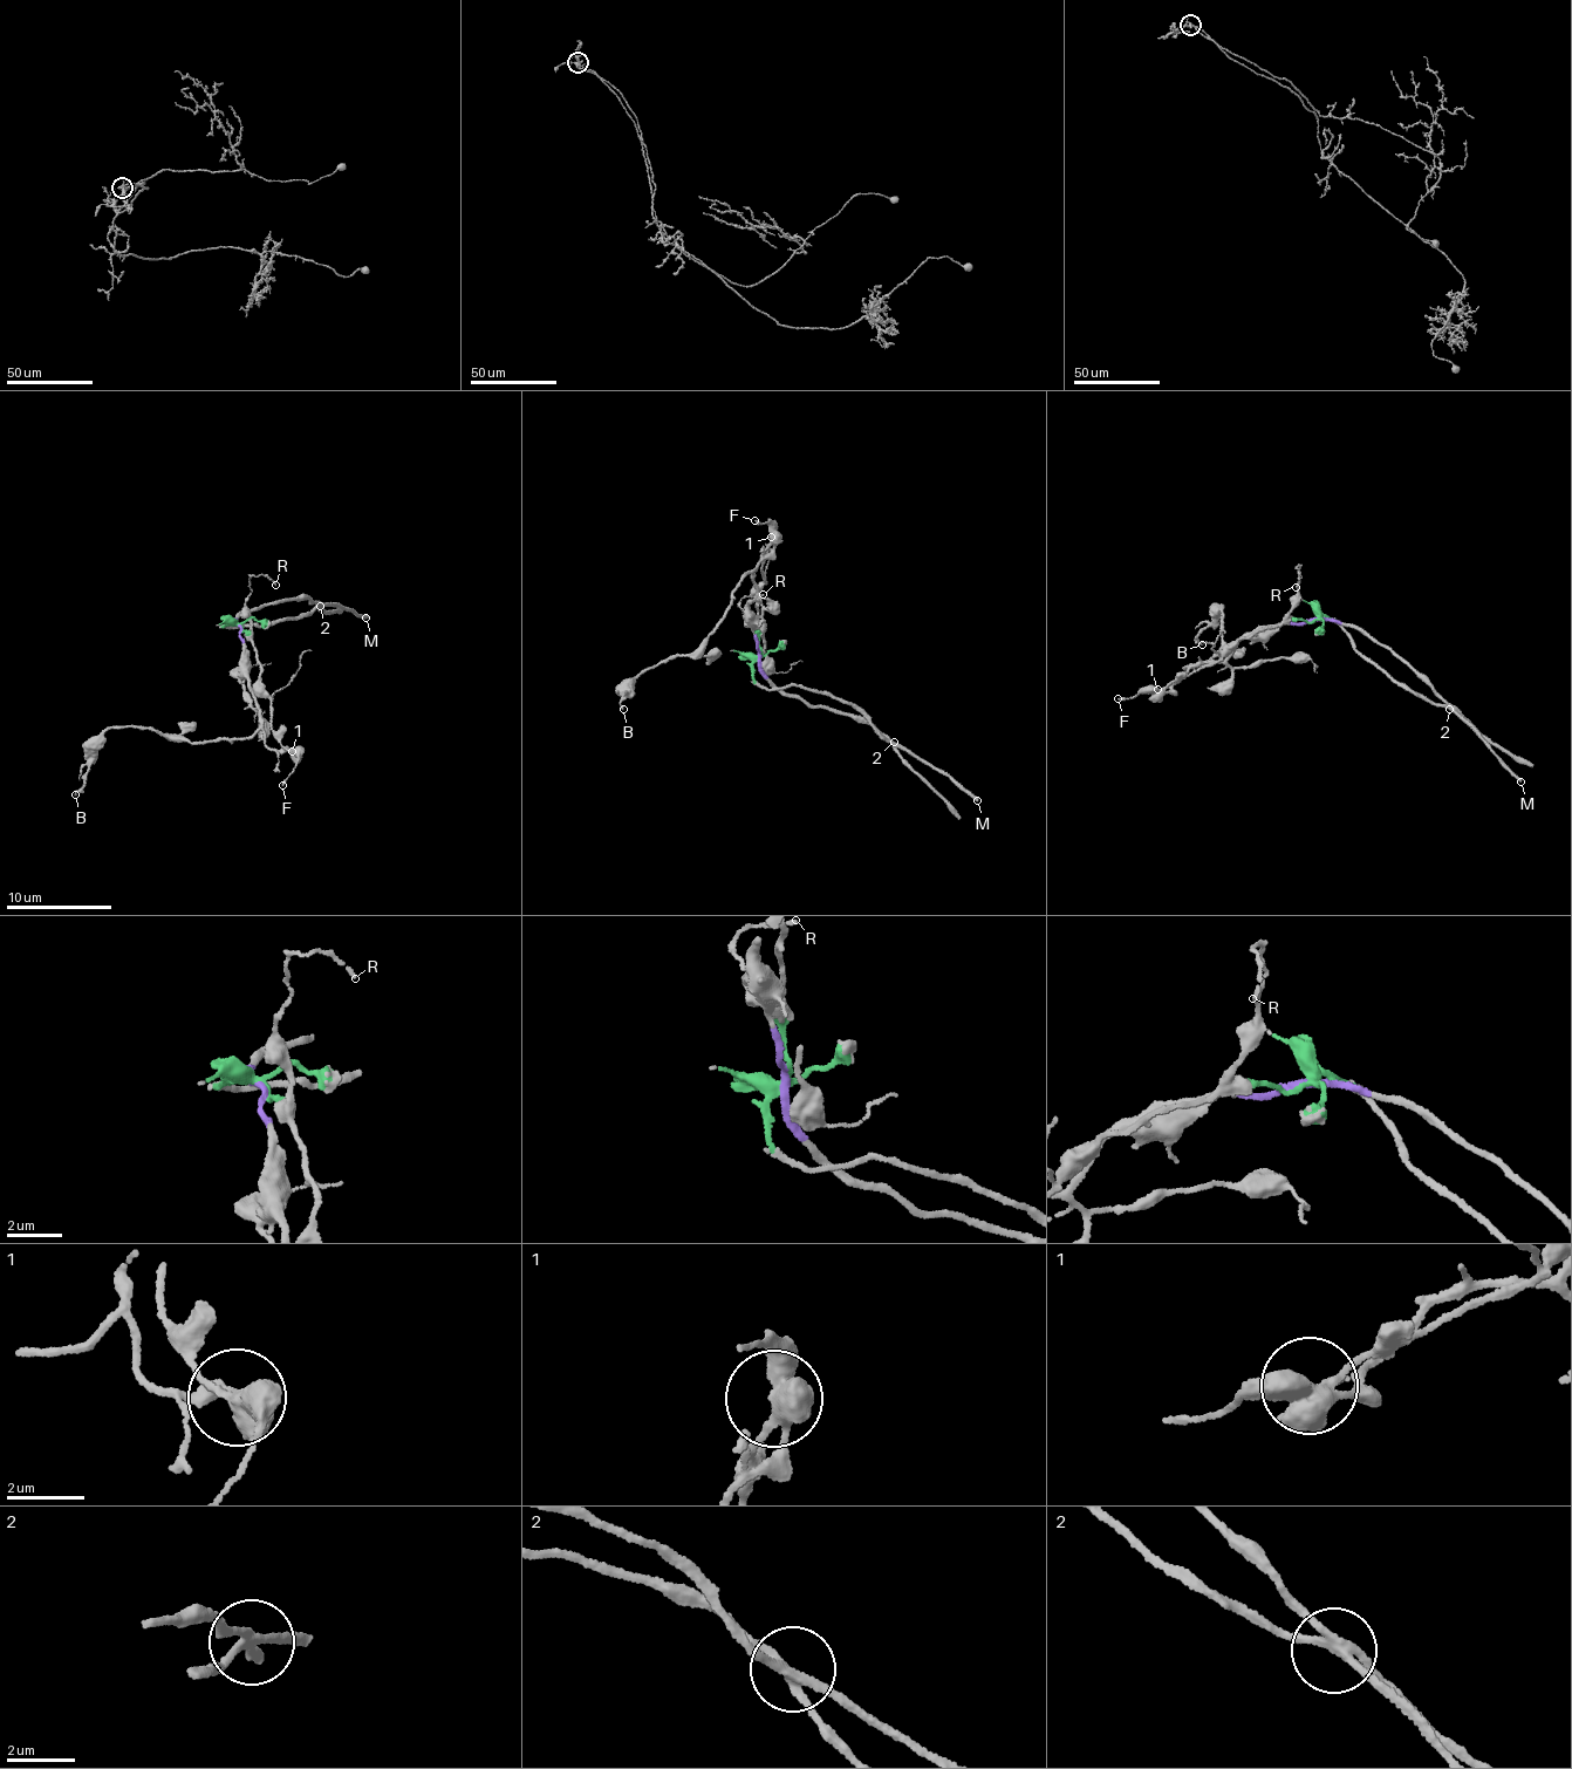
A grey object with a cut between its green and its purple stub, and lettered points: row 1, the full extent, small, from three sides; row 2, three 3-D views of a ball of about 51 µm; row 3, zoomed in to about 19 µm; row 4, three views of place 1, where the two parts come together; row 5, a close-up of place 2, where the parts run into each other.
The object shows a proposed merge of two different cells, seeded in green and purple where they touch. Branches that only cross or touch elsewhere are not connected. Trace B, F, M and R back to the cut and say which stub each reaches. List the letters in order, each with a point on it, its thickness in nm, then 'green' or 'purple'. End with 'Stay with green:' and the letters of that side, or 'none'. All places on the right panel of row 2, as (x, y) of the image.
B: place (1202, 644); calibre 120 nm; purple
F: place (1118, 698); calibre 160 nm; green
M: place (1521, 781); calibre 240 nm; green
R: place (1296, 587); calibre 110 nm; green
Stay with green: F, M, R

